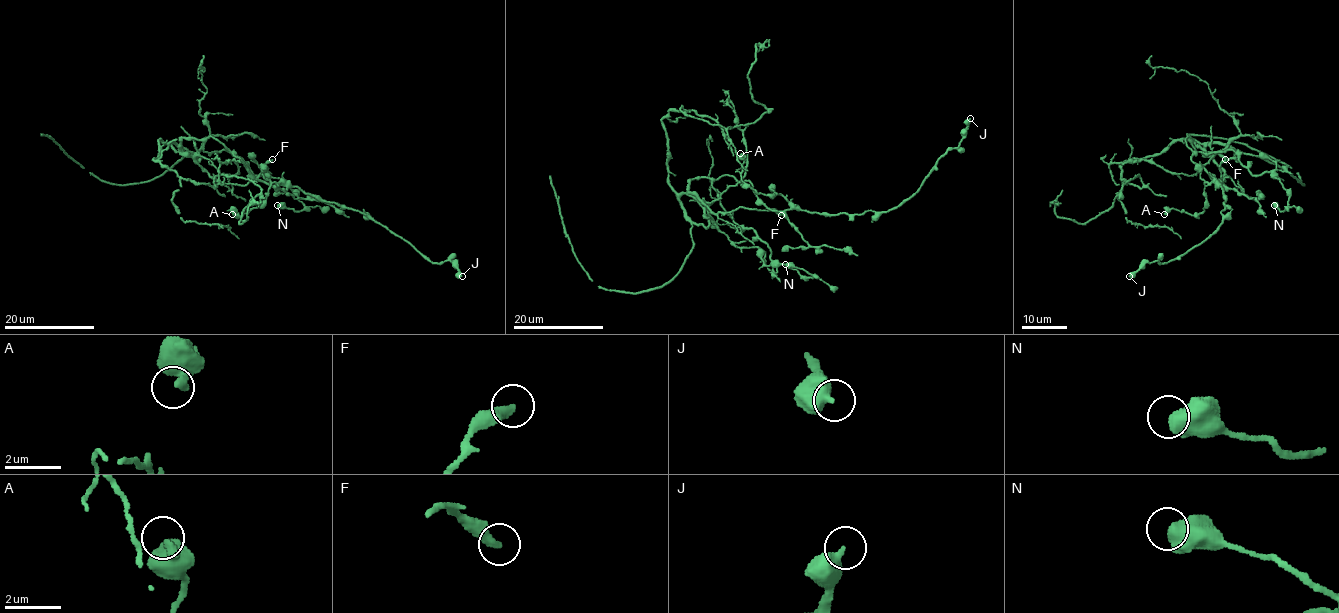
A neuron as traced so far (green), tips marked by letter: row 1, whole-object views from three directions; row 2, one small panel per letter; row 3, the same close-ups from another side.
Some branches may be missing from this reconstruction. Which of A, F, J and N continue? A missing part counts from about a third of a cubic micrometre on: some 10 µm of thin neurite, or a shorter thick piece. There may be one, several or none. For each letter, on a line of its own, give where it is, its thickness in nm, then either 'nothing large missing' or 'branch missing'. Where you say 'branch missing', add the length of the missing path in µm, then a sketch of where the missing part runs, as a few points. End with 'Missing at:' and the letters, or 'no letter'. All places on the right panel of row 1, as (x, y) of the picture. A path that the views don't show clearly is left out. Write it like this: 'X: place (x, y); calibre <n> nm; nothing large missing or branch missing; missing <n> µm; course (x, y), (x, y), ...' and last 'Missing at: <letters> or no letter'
A: place (1164, 214); calibre 320 nm; nothing large missing
F: place (1225, 159); calibre 360 nm; nothing large missing
J: place (1129, 276); calibre 480 nm; nothing large missing
N: place (1274, 205); calibre 700 nm; nothing large missing
Missing at: no letter

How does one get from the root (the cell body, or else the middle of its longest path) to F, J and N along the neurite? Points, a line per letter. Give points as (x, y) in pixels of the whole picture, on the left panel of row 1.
F: (187, 138), (182, 139), (180, 149), (220, 182), (247, 185), (272, 159)
J: (187, 138), (221, 141), (255, 179), (298, 186), (368, 214), (432, 262), (454, 262), (462, 276)
N: (187, 138), (199, 139), (208, 154), (234, 152), (254, 175), (263, 172), (285, 179), (304, 209), (277, 205)

